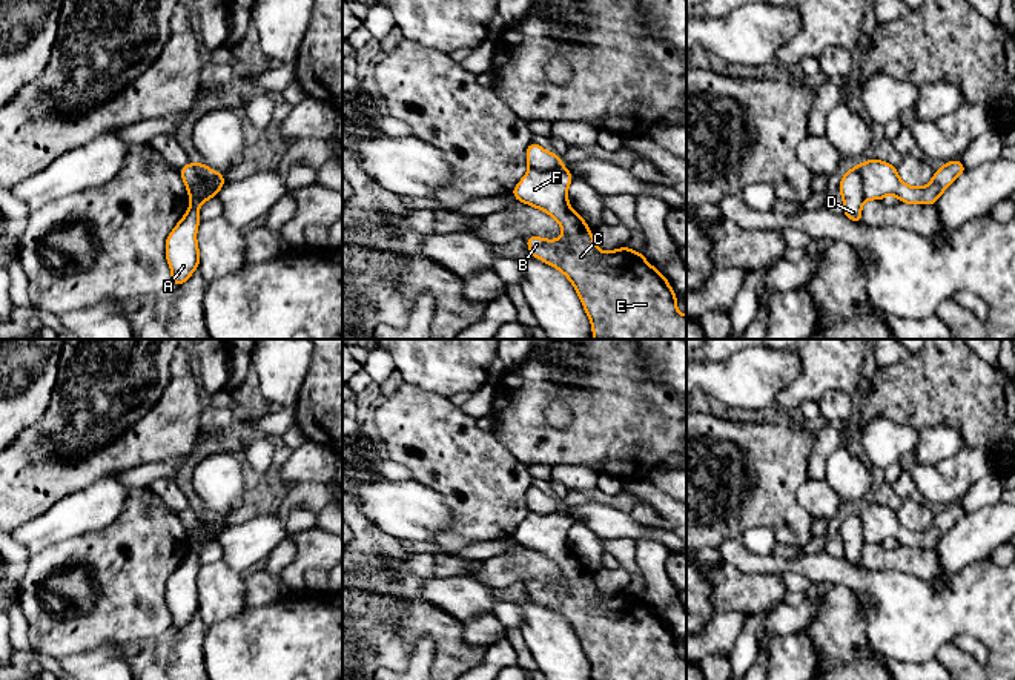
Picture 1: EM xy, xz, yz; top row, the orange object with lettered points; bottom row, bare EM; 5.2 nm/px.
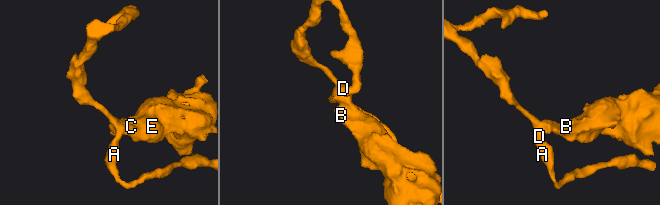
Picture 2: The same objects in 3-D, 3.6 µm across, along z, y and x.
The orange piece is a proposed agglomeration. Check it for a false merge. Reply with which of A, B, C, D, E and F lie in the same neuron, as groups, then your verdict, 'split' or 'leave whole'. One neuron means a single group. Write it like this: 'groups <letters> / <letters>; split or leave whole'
groups A D / B C E F; split

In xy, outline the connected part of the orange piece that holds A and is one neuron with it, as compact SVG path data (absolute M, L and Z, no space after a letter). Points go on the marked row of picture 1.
M204 187L190 193L190 206L186 215L166 238L166 258L172 272L174 286L183 286L198 269L200 250L197 244L197 229L200 226L198 207L215 196Z

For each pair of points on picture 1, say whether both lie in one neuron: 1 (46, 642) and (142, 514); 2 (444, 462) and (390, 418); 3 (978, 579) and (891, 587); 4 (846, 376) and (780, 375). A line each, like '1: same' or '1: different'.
1: same
2: same
3: same
4: different

